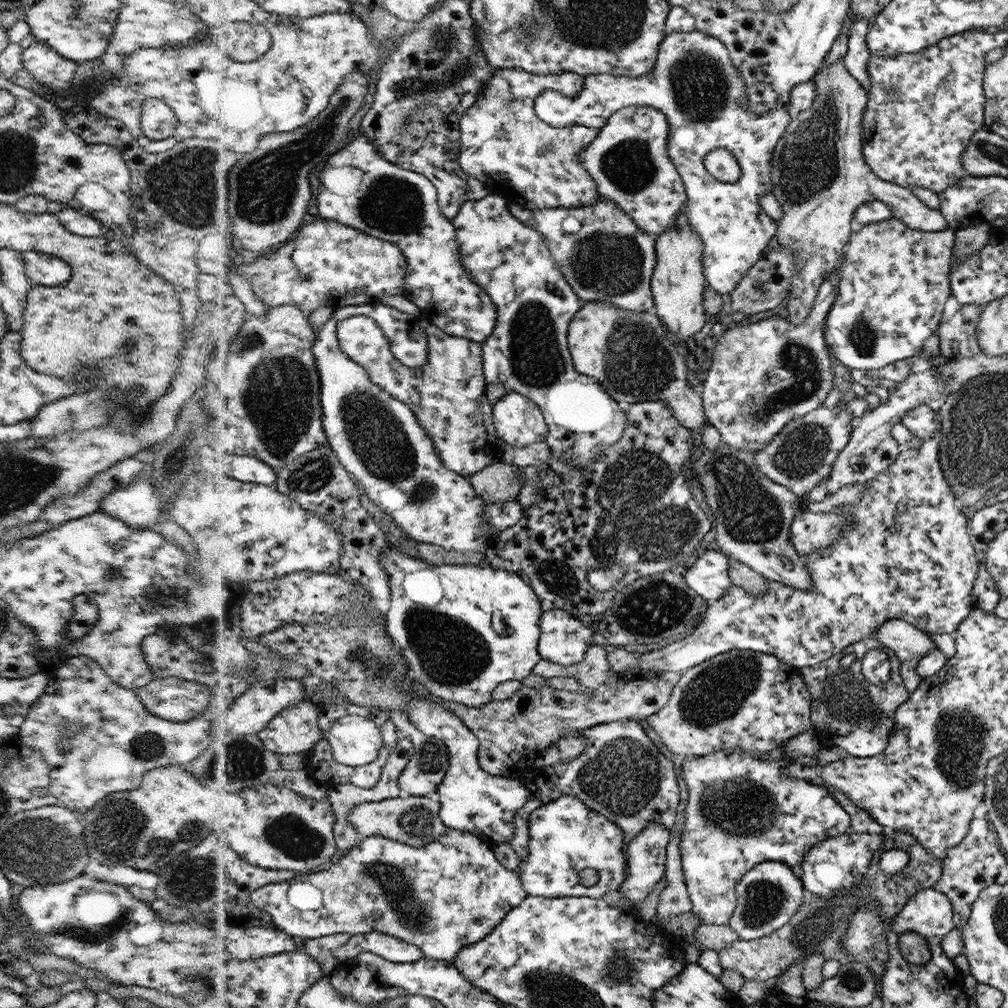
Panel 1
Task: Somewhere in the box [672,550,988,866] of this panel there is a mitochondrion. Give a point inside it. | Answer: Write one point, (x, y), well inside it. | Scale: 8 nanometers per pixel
(716, 693)

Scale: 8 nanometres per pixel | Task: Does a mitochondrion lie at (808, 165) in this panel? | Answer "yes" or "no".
yes

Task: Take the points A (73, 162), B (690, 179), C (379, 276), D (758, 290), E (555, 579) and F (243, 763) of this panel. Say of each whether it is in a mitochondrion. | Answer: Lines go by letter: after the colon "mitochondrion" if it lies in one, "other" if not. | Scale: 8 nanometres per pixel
A: other
B: other
C: other
D: mitochondrion
E: mitochondrion
F: mitochondrion

